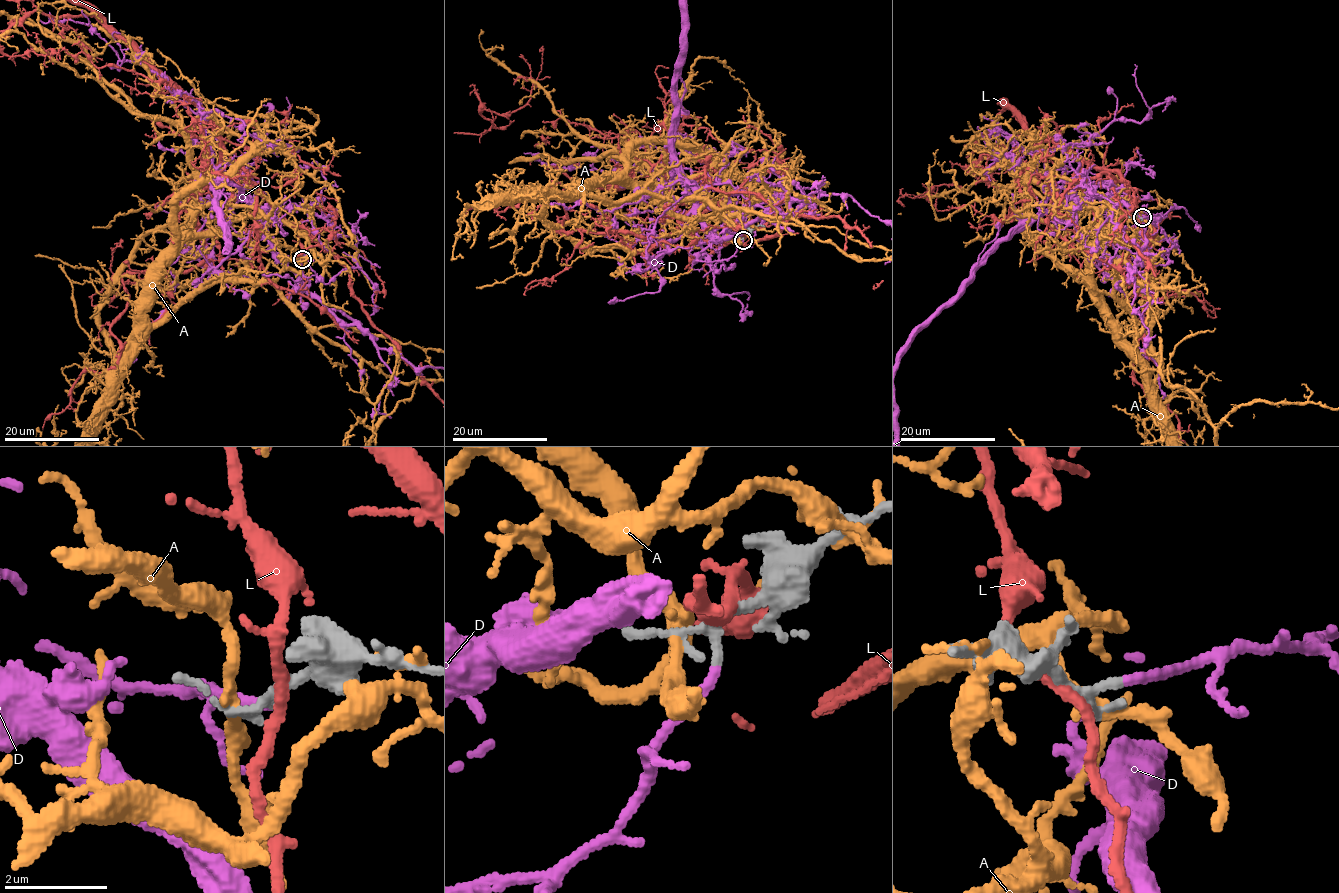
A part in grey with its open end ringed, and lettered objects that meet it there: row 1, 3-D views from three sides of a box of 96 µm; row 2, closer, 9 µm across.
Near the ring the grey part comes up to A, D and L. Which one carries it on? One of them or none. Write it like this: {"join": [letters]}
{"join": ["D"]}

